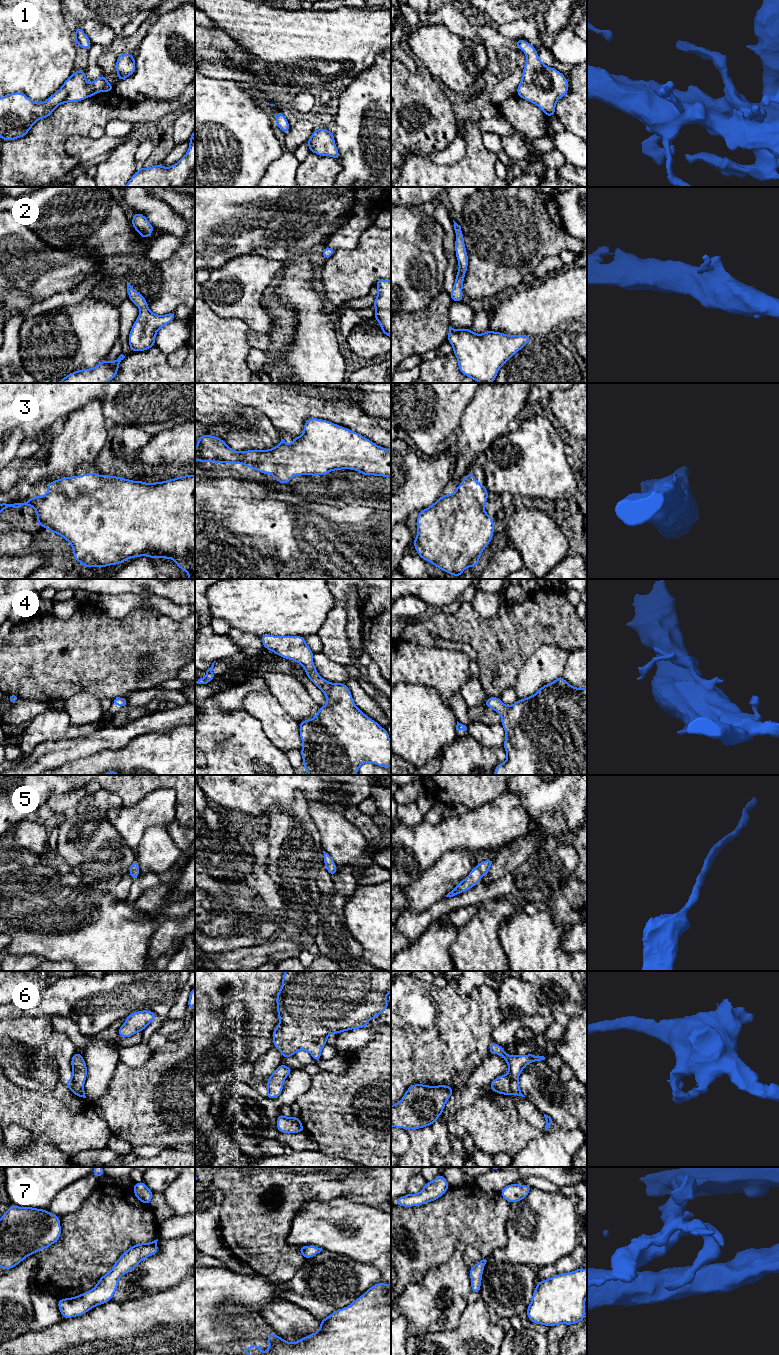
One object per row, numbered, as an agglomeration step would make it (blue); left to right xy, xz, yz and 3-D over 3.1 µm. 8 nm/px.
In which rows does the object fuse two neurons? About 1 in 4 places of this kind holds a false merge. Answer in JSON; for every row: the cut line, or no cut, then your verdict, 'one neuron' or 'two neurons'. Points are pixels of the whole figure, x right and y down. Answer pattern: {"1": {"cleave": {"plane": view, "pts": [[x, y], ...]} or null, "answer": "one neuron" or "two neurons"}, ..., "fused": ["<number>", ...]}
{"1": {"cleave": null, "answer": "one neuron"}, "2": {"cleave": null, "answer": "one neuron"}, "3": {"cleave": null, "answer": "one neuron"}, "4": {"cleave": null, "answer": "one neuron"}, "5": {"cleave": null, "answer": "one neuron"}, "6": {"cleave": {"plane": "yz", "pts": [[515, 1078], [511, 1080], [510, 1093]]}, "answer": "two neurons"}, "7": {"cleave": null, "answer": "one neuron"}, "fused": ["6"]}

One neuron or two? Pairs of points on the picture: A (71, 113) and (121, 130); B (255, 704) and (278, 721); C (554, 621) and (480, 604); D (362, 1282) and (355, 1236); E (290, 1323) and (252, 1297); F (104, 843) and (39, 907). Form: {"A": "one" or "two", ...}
{"A": "two", "B": "one", "C": "two", "D": "two", "E": "two", "F": "two"}

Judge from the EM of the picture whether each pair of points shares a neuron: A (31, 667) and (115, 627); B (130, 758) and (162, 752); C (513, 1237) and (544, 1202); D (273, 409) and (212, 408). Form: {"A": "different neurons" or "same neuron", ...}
{"A": "same neuron", "B": "same neuron", "C": "same neuron", "D": "same neuron"}

